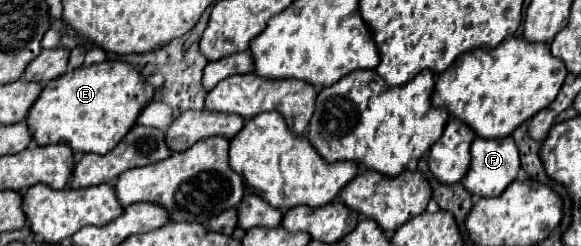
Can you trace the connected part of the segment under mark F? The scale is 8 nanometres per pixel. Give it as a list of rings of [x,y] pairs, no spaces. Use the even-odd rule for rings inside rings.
[[[513,137],[509,139],[475,139],[471,143],[471,165],[461,185],[477,197],[497,197],[517,177],[519,171],[519,149]]]

